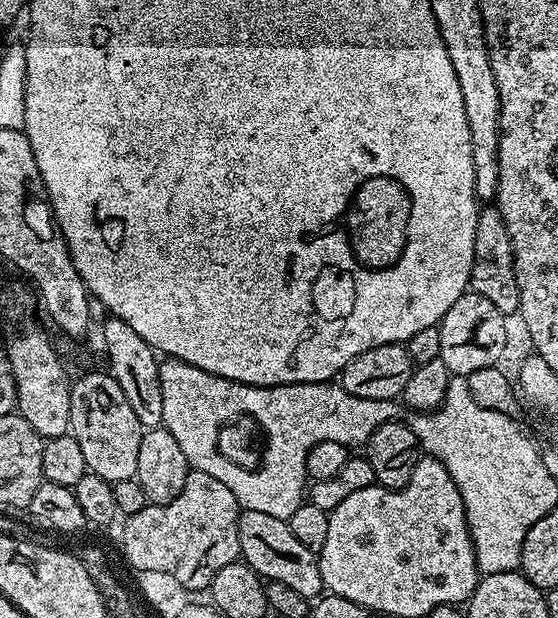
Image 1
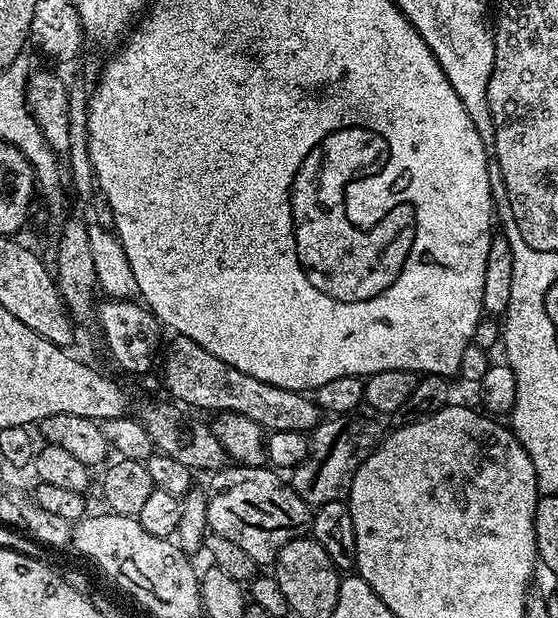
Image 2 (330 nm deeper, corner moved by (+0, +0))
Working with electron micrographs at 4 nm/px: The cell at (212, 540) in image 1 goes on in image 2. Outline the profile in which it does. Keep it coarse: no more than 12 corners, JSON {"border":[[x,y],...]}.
{"border":[[225,466],[207,527],[260,566],[309,535],[313,509],[279,471]]}

